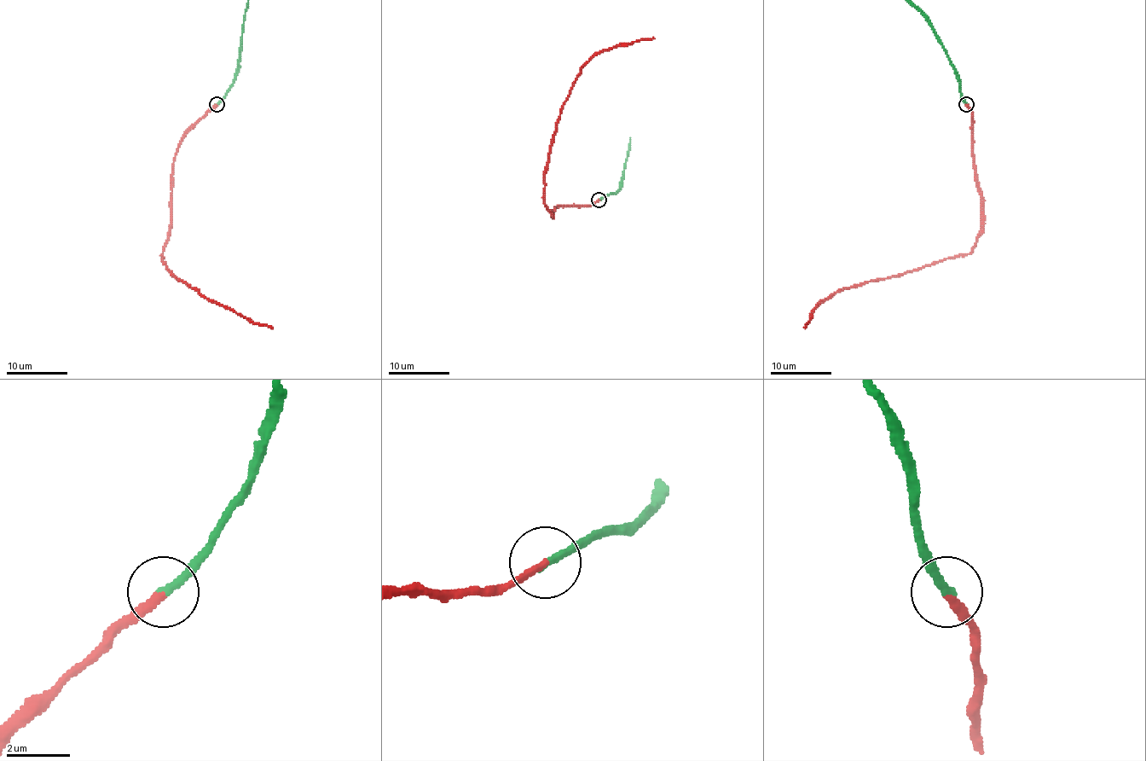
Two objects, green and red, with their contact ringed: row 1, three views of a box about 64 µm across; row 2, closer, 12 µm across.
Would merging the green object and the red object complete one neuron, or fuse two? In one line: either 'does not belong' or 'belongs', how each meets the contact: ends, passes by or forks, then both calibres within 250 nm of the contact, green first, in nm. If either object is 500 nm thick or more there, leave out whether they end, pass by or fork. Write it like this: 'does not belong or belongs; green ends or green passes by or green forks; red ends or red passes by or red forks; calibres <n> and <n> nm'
belongs; green ends; red ends; calibres 260 and 240 nm

